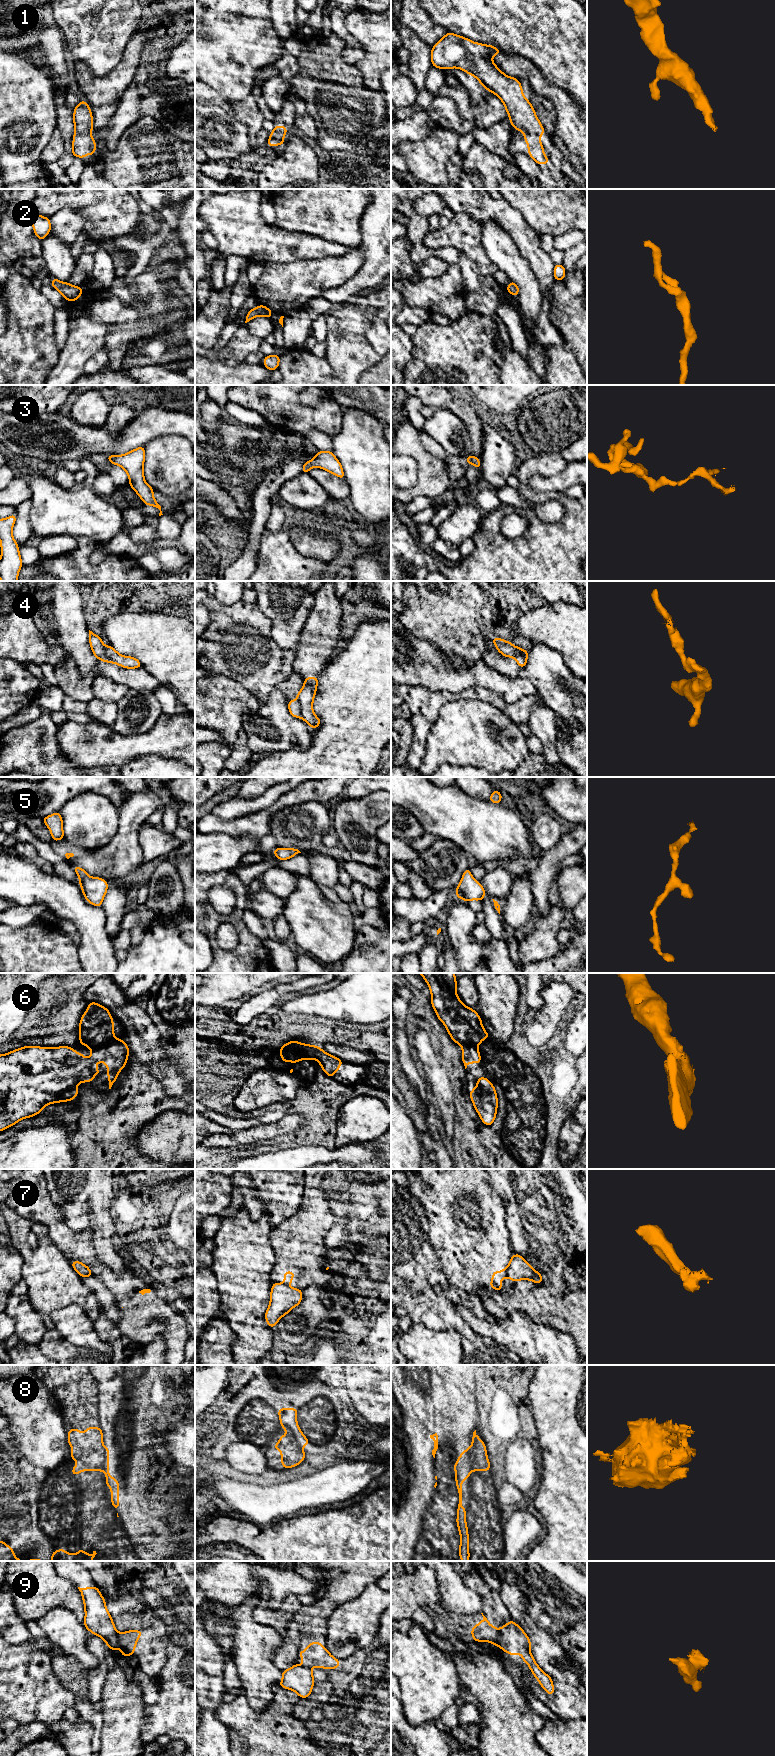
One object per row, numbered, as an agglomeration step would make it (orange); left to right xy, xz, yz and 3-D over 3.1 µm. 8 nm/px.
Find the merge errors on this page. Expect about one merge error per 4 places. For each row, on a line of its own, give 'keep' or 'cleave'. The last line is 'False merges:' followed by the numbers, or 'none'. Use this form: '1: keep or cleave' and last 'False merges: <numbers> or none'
1: keep
2: keep
3: keep
4: cleave
5: keep
6: cleave
7: cleave
8: cleave
9: cleave
False merges: 4, 6, 7, 8, 9

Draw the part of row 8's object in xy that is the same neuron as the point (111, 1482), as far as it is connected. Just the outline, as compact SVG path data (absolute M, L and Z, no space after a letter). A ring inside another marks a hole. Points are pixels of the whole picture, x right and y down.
M109 1446L104 1447L104 1472L106 1477L106 1485L111 1488L111 1503L114 1509L119 1509L119 1482L116 1478L109 1475Z

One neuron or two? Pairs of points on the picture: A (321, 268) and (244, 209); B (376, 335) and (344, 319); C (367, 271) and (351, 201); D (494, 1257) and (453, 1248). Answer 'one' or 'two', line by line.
A: two
B: two
C: two
D: one

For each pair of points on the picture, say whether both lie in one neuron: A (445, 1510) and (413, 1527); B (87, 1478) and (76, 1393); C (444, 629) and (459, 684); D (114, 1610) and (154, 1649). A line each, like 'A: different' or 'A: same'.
A: different
B: same
C: different
D: same

